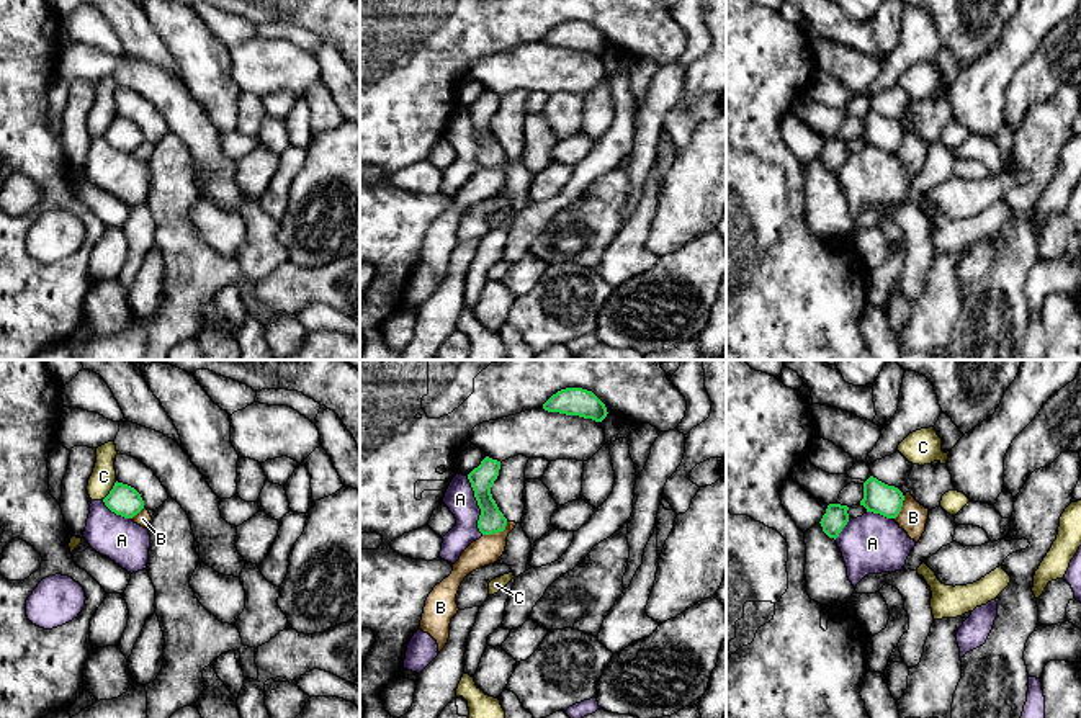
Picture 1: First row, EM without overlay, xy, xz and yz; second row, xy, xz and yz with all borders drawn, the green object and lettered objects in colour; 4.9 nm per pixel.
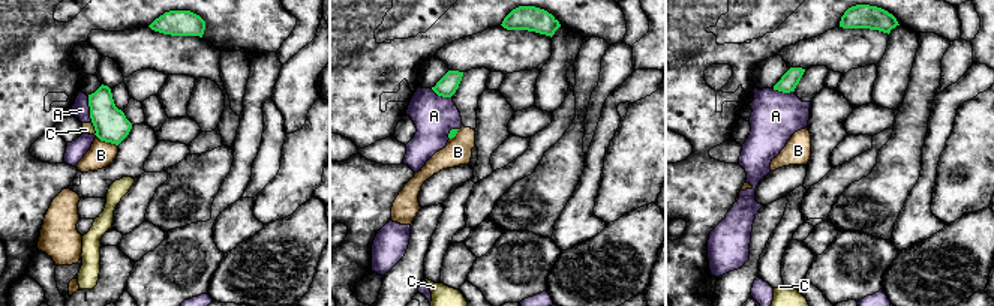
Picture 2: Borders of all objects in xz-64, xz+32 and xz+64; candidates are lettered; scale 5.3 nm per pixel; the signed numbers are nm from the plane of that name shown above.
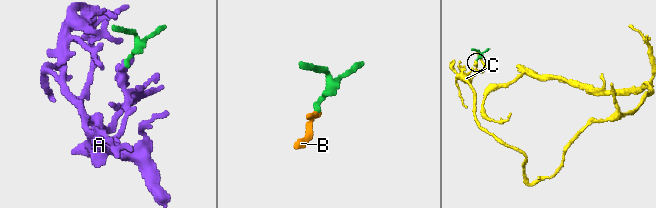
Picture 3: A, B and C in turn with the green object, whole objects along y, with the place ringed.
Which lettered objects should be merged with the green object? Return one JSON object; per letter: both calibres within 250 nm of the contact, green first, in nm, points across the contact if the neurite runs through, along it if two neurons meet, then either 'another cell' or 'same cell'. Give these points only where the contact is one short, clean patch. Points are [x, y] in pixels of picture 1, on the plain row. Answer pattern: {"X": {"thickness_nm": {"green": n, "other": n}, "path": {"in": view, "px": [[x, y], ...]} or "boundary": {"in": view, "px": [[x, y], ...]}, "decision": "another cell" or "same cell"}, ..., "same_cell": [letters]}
{"A": {"thickness_nm": {"green": 130, "other": 150}, "boundary": {"in": "xz", "px": [[466, 110], [479, 143], [478, 162], [483, 167]]}, "decision": "another cell"}, "B": {"thickness_nm": {"green": 130, "other": 140}, "decision": "another cell"}, "C": {"thickness_nm": {"green": 150, "other": 120}, "boundary": {"in": "xy", "px": [[116, 115], [103, 133]]}, "decision": "another cell"}, "same_cell": []}

